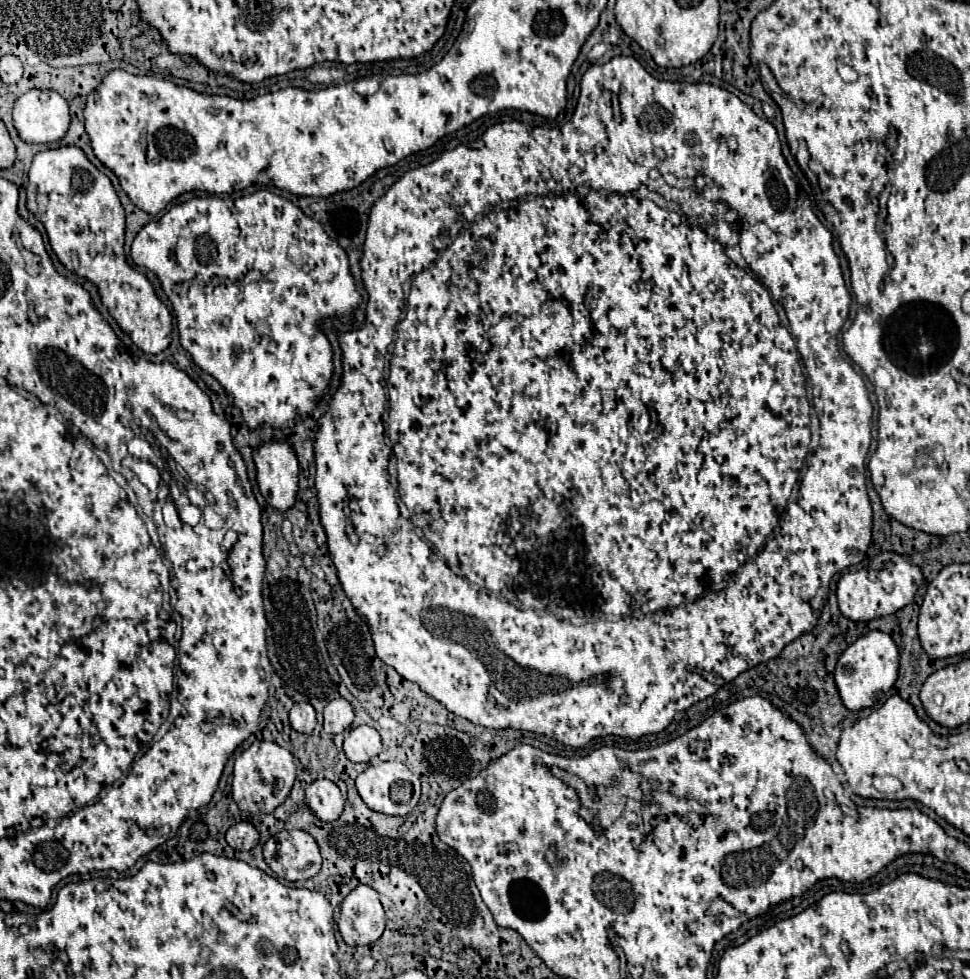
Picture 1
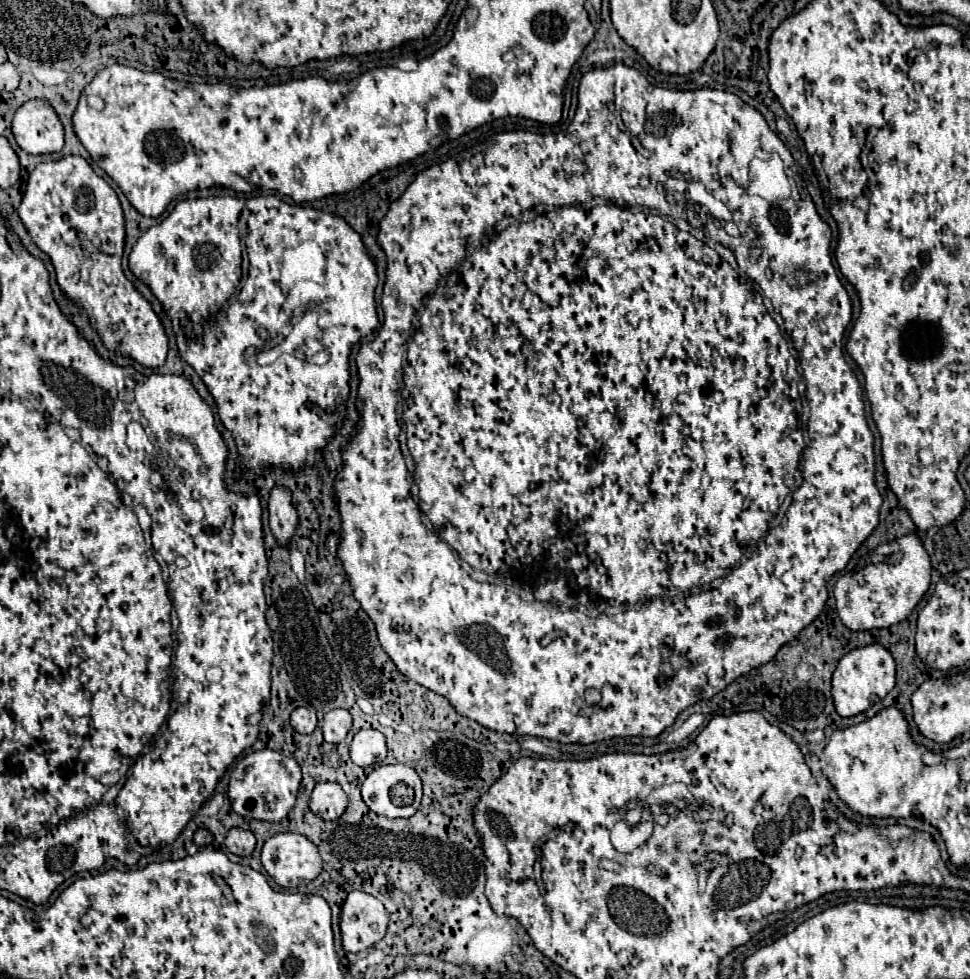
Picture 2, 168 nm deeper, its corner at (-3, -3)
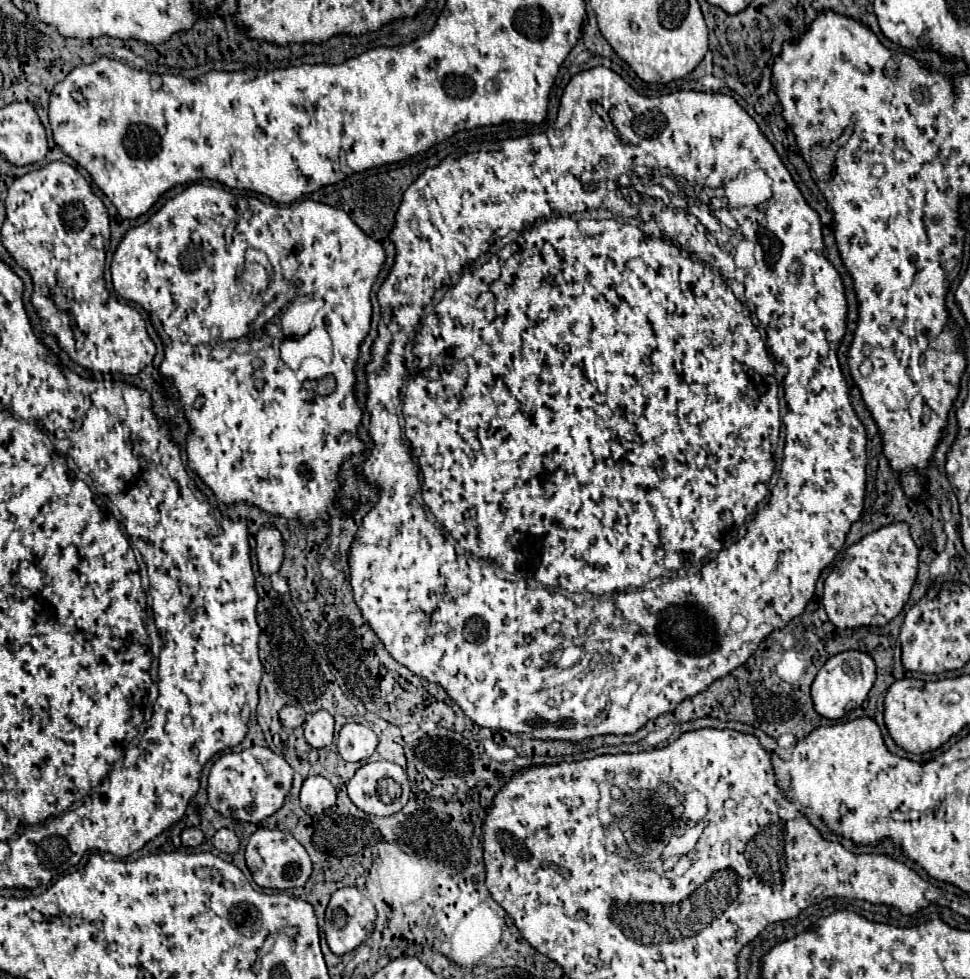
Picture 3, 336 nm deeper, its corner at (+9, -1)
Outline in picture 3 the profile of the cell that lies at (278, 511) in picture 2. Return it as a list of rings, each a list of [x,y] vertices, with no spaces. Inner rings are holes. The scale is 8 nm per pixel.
[[[262,526],[256,534],[256,556],[258,556],[258,566],[262,574],[274,574],[278,572],[282,564],[282,552],[284,552],[284,542],[282,534],[270,526]]]

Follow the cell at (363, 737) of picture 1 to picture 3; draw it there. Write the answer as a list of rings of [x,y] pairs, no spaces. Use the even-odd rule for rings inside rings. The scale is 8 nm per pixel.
[[[352,722],[342,726],[336,744],[338,744],[338,754],[346,762],[362,762],[376,752],[378,738],[370,726]]]

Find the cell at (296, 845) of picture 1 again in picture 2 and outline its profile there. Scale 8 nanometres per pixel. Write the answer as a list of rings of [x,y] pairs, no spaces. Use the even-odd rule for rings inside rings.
[[[274,834],[262,846],[262,866],[282,888],[298,888],[322,872],[318,848],[302,834]]]

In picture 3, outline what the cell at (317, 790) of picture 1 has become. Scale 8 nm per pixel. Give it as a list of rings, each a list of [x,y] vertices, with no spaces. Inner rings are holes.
[[[310,776],[304,780],[300,790],[300,806],[304,812],[314,816],[334,804],[336,804],[336,788],[330,784],[330,780],[322,776]]]

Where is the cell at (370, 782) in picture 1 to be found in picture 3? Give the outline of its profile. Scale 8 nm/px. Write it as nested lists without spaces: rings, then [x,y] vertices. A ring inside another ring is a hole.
[[[370,762],[358,768],[358,772],[348,782],[350,800],[364,812],[374,816],[392,816],[400,812],[410,796],[410,784],[406,772],[392,762]]]

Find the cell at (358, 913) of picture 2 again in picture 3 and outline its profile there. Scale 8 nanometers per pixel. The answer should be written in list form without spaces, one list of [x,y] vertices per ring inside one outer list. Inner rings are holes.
[[[340,888],[326,908],[324,934],[330,950],[338,956],[354,950],[372,934],[376,922],[374,904],[358,888]]]

